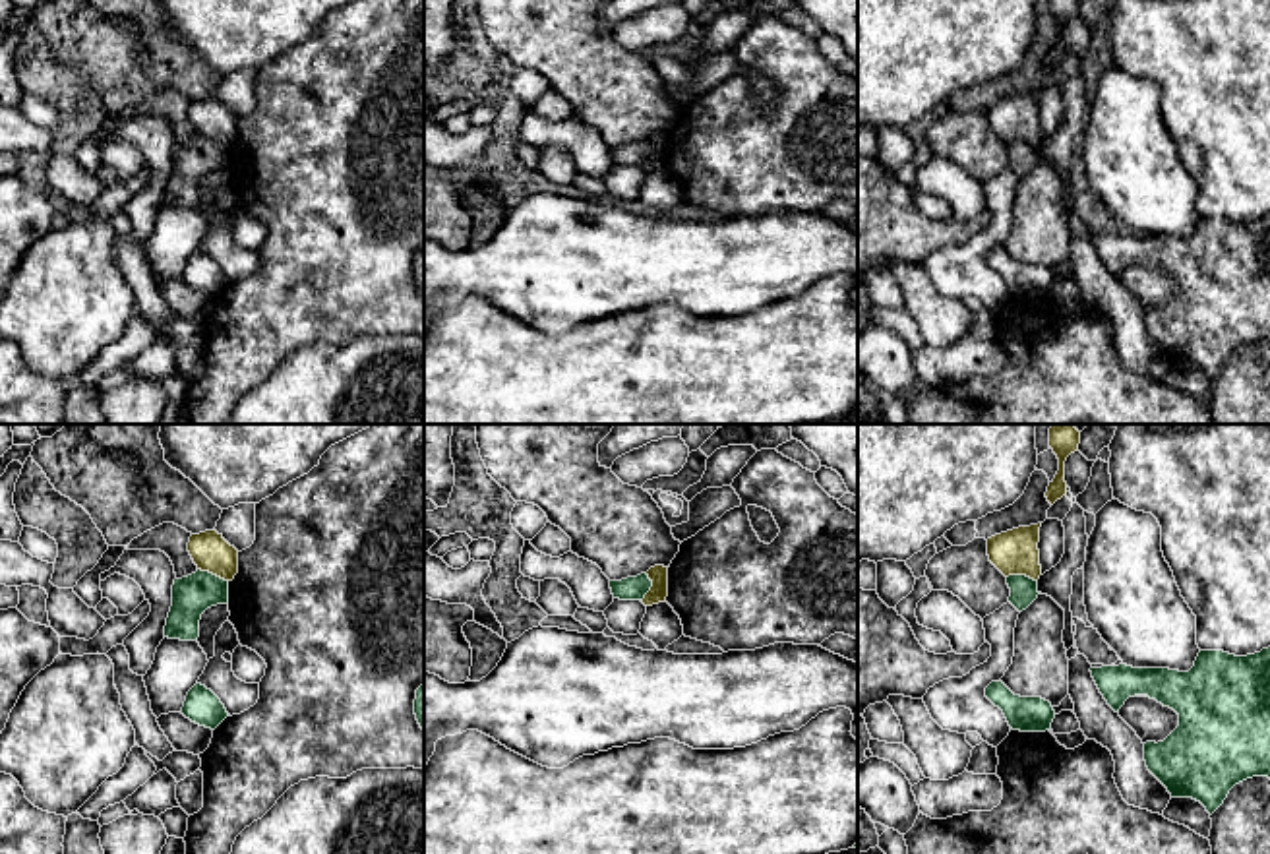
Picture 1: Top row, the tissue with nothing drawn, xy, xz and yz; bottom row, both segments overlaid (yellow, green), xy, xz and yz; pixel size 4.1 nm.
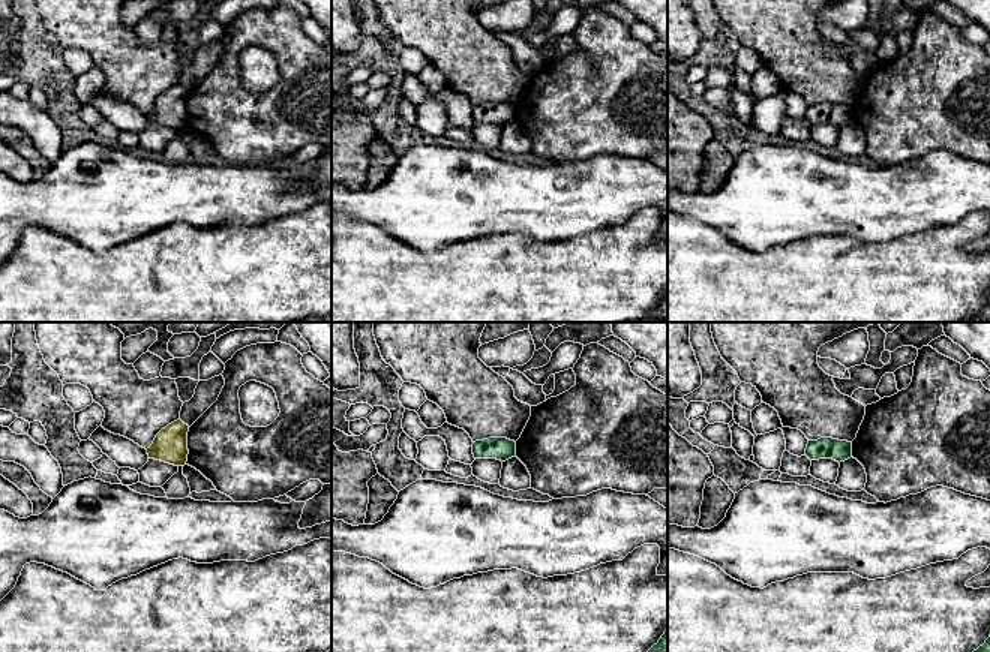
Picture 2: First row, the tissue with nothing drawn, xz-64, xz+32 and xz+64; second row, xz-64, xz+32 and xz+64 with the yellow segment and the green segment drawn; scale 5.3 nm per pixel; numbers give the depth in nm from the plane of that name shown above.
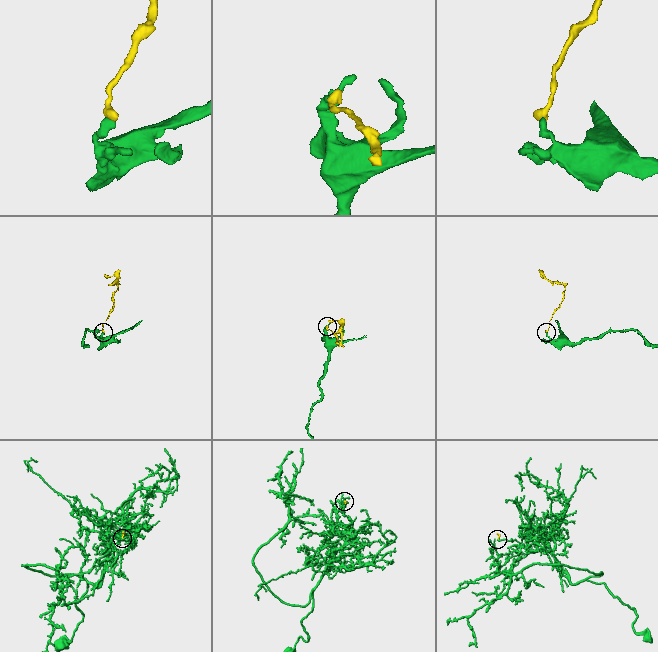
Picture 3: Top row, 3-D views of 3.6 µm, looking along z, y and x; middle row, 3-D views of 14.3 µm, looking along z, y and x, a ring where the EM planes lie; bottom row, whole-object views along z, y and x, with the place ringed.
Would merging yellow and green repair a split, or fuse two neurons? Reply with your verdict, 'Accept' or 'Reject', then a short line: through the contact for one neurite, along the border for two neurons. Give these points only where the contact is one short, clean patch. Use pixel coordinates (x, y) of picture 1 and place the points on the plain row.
Reject. Line: xy (198, 134), (227, 148)

